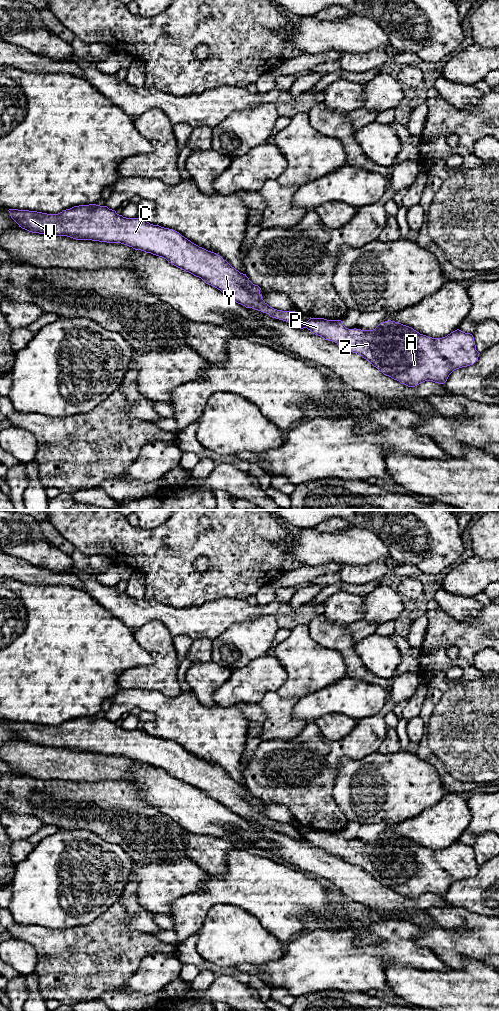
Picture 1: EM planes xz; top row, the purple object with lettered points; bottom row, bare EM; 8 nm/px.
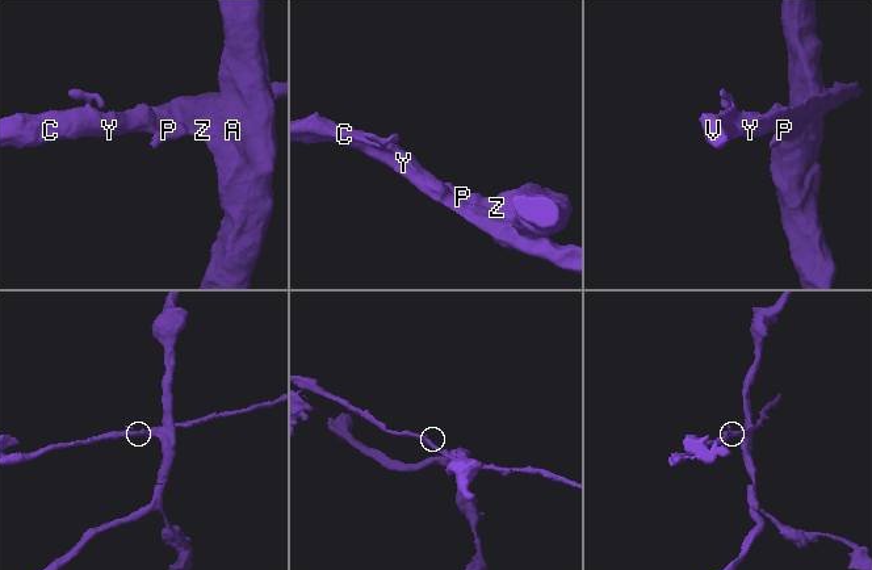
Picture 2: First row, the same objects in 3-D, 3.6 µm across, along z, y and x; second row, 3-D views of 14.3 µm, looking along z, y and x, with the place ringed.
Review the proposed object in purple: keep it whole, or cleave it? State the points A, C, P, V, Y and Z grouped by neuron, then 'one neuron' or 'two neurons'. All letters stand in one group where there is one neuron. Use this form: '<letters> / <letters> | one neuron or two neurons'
A P Z / C V Y | two neurons

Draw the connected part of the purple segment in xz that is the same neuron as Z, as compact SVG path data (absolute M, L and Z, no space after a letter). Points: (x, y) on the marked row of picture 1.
M311 317L302 325L313 334L358 353L384 375L408 387L415 387L425 381L444 384L454 370L473 365L480 354L476 350L473 335L459 329L445 337L432 338L391 320L380 323L373 330L348 329L341 320Z

